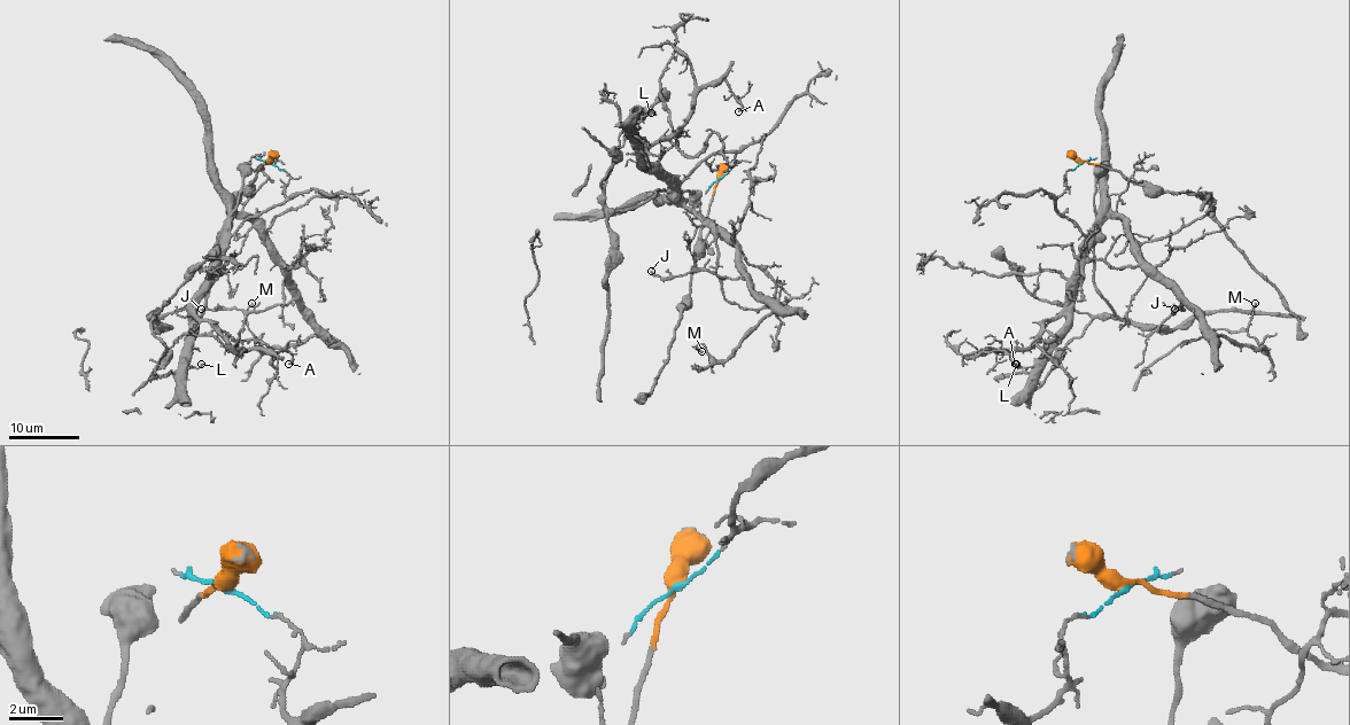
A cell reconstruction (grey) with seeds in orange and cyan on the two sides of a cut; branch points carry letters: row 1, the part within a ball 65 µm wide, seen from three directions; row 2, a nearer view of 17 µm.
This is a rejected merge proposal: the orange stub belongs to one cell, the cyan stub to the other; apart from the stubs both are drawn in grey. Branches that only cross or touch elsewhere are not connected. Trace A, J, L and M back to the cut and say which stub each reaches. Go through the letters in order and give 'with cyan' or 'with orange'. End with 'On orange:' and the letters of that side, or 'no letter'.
A: with cyan
J: with cyan
L: with cyan
M: with cyan
On orange: no letter

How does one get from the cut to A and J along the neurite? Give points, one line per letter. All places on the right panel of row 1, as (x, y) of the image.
A: (1081, 162), (1055, 201), (1084, 238), (1064, 308), (1025, 348), (984, 350), (1015, 364)
J: (1081, 162), (1064, 174), (1057, 211), (1084, 234), (1119, 218), (1179, 297), (1176, 310)

